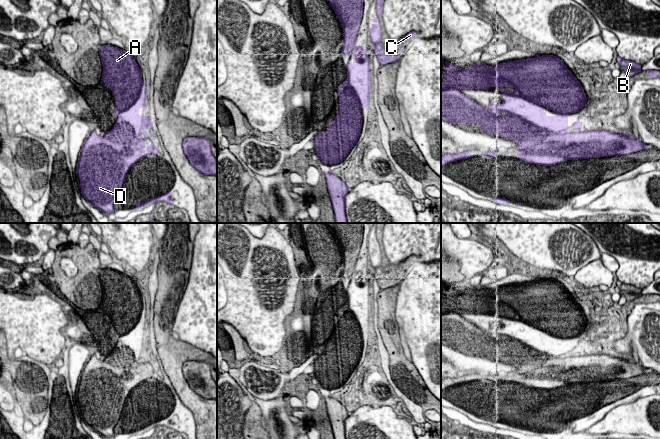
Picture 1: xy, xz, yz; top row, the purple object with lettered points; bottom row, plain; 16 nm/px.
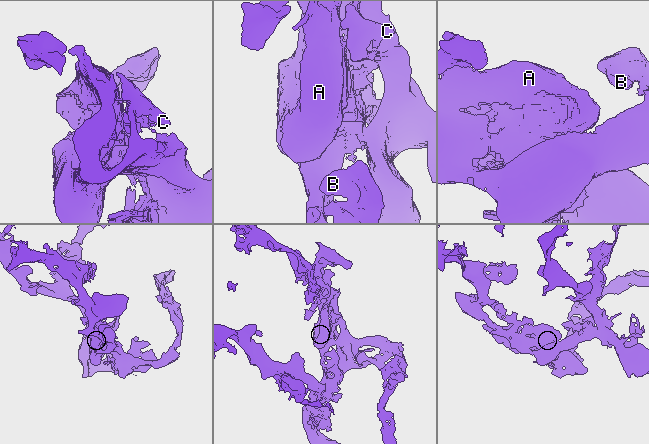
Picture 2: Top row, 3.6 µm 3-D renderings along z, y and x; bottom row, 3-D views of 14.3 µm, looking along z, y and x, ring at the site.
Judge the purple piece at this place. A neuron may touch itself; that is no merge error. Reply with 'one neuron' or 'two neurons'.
one neuron

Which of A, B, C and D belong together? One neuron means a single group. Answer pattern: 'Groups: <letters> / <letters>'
Groups: A B C D

